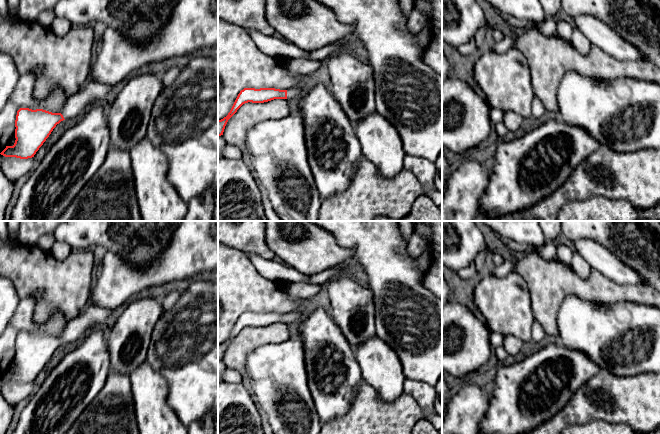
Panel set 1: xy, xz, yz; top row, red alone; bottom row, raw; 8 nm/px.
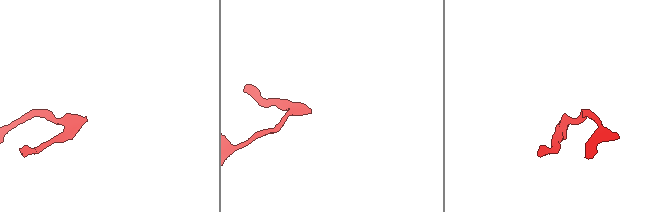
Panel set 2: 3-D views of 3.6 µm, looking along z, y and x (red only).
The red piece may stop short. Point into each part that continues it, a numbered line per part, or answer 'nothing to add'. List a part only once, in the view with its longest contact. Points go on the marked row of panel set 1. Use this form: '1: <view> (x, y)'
1: xz (293, 92)

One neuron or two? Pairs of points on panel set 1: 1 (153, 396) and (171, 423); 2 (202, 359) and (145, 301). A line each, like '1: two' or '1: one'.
1: one
2: two

